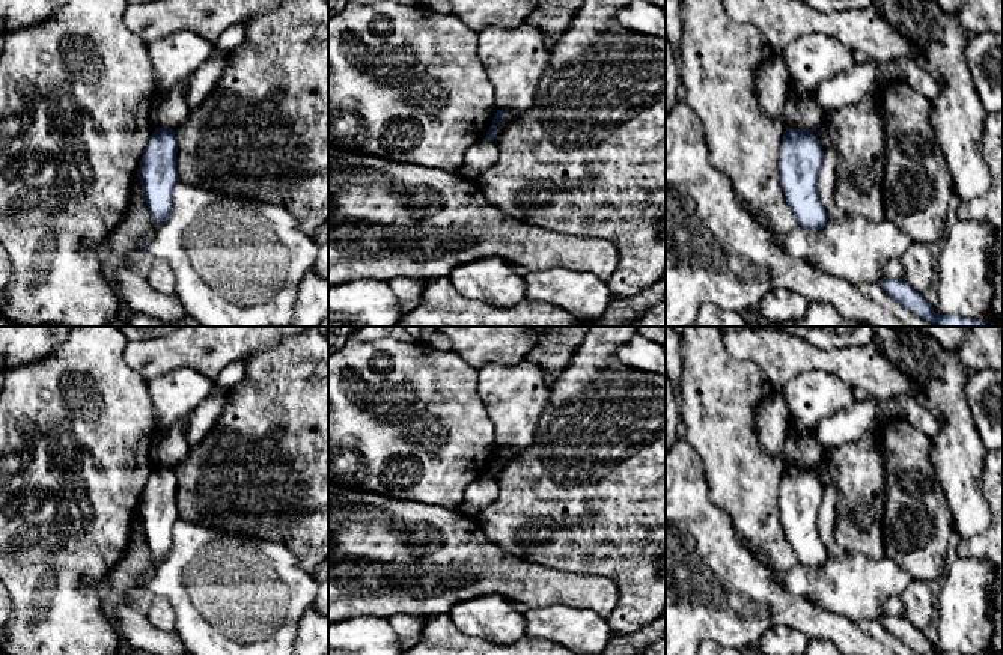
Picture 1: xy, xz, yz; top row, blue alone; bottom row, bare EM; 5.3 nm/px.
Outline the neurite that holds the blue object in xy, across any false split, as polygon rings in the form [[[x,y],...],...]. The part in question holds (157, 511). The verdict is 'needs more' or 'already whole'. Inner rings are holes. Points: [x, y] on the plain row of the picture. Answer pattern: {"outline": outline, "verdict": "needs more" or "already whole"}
{"outline": [[[155,465],[140,498],[137,515],[146,544],[157,559],[166,559],[172,550],[172,529],[179,519],[176,489],[173,467]]], "verdict": "already whole"}

